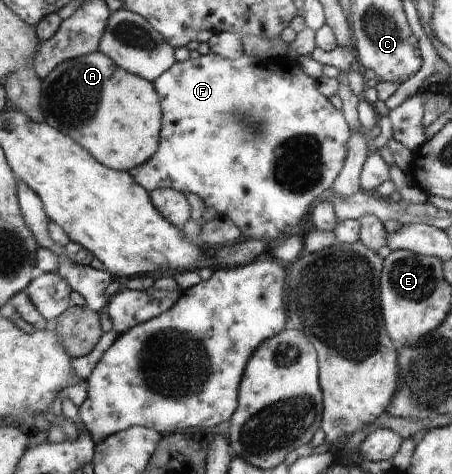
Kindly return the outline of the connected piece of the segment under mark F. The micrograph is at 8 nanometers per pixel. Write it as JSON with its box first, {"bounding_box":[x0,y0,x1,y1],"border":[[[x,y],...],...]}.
{"bounding_box":[128,52,352,248],"border":[[[210,52],[197,57],[197,59],[190,58],[183,63],[177,62],[177,65],[172,67],[173,69],[169,69],[169,73],[165,73],[154,82],[154,85],[157,85],[156,93],[161,93],[161,101],[165,101],[165,133],[160,135],[161,153],[157,153],[157,157],[153,157],[153,161],[149,161],[149,165],[141,165],[139,168],[131,169],[128,173],[149,193],[154,189],[164,188],[179,190],[182,193],[194,193],[206,207],[213,207],[218,215],[227,215],[245,238],[249,237],[255,241],[257,239],[265,240],[270,248],[294,232],[303,229],[312,207],[329,193],[336,178],[343,171],[347,139],[352,138],[351,127],[348,126],[344,113],[335,109],[327,101],[327,97],[323,97],[317,91],[317,81],[313,77],[307,77],[299,69],[297,62],[285,56],[262,60],[245,54],[238,59],[229,60]]]}

